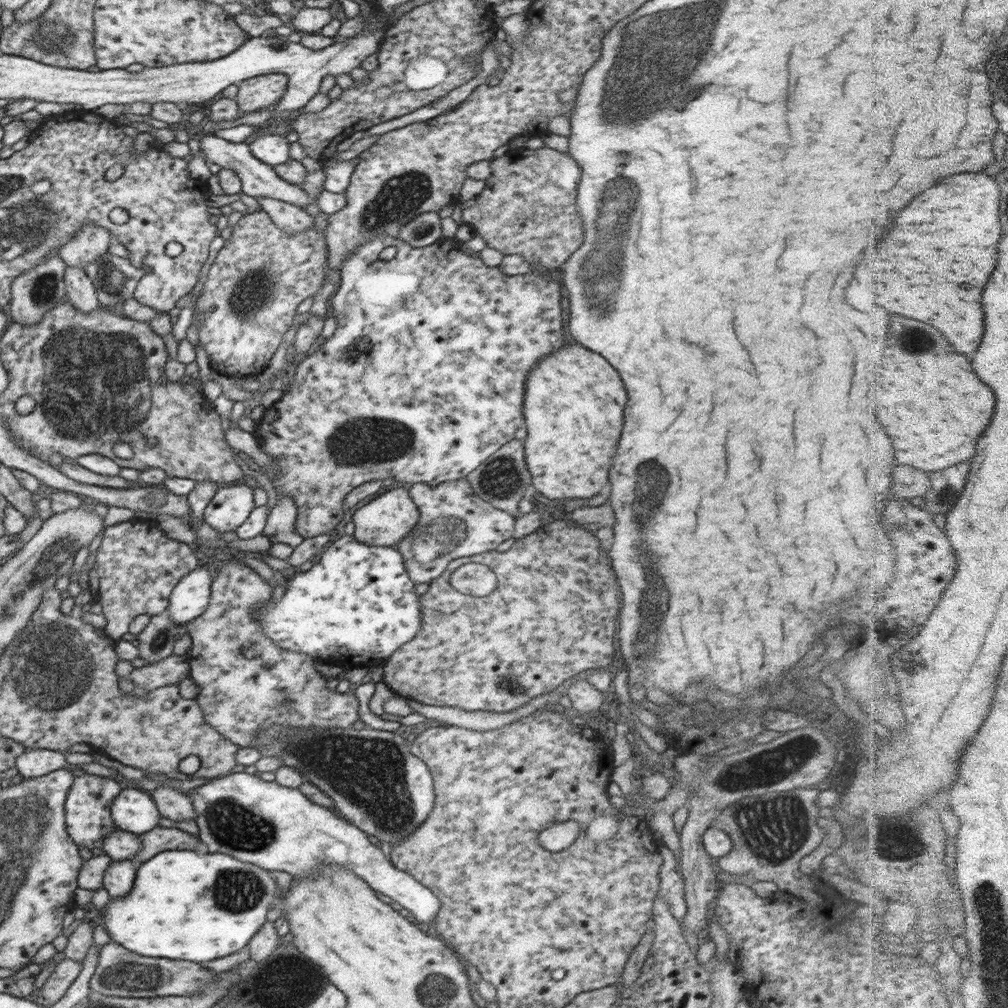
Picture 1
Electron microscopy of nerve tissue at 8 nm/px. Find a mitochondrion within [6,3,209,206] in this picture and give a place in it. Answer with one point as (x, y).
(62, 37)

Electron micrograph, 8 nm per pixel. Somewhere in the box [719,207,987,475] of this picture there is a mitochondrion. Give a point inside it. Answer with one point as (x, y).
(920, 338)

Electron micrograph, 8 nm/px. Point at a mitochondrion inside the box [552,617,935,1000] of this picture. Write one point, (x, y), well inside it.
(761, 825)

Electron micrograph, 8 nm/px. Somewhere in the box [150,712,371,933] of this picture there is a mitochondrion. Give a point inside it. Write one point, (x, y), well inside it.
(230, 824)

